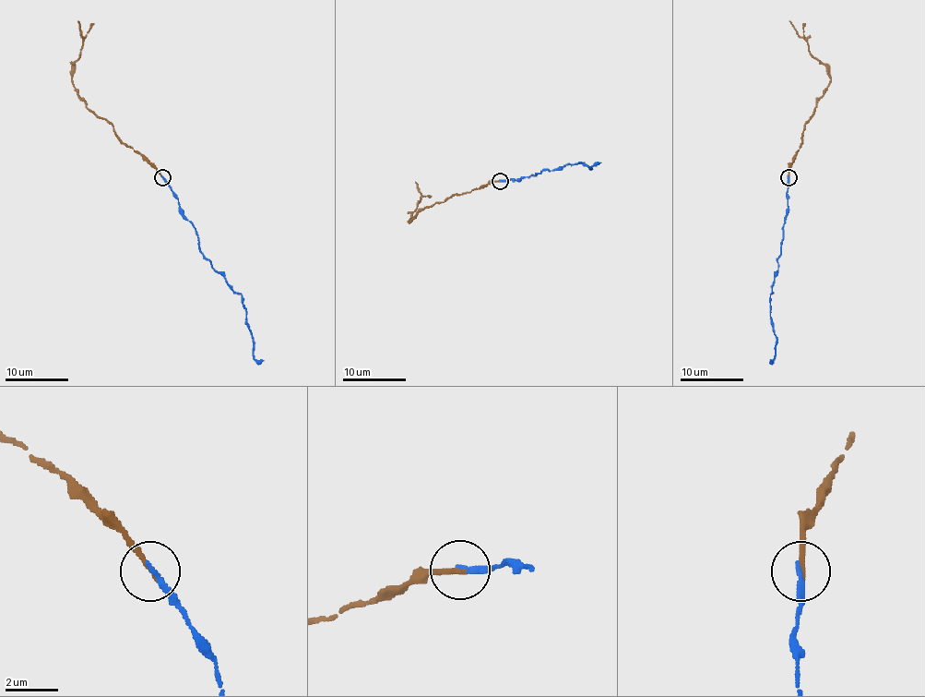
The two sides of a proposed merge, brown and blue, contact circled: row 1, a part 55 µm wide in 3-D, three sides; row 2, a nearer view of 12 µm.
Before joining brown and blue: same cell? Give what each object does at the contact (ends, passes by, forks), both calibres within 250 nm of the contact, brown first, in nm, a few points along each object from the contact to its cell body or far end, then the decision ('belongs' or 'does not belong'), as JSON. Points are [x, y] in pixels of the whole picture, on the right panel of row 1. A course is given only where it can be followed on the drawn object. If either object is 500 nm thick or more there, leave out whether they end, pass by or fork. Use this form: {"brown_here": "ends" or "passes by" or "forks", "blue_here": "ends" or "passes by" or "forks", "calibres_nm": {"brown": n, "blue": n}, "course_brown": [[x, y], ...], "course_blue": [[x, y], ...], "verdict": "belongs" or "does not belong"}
{"brown_here": "ends", "blue_here": "ends", "calibres_nm": {"brown": 200, "blue": 200}, "course_brown": [[788, 178], [789, 165], [800, 148], [803, 126], [831, 79], [829, 70], [810, 53], [807, 42], [789, 21]], "course_blue": [[788, 178], [788, 211], [770, 295], [770, 323], [776, 340], [776, 358], [770, 360]], "verdict": "belongs"}

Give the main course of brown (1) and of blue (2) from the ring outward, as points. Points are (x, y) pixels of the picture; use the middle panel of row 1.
1: (499, 180), (427, 206), (409, 223), (420, 199), (416, 182)
2: (499, 180), (516, 180), (545, 169), (553, 171), (578, 162), (591, 169), (600, 162)

